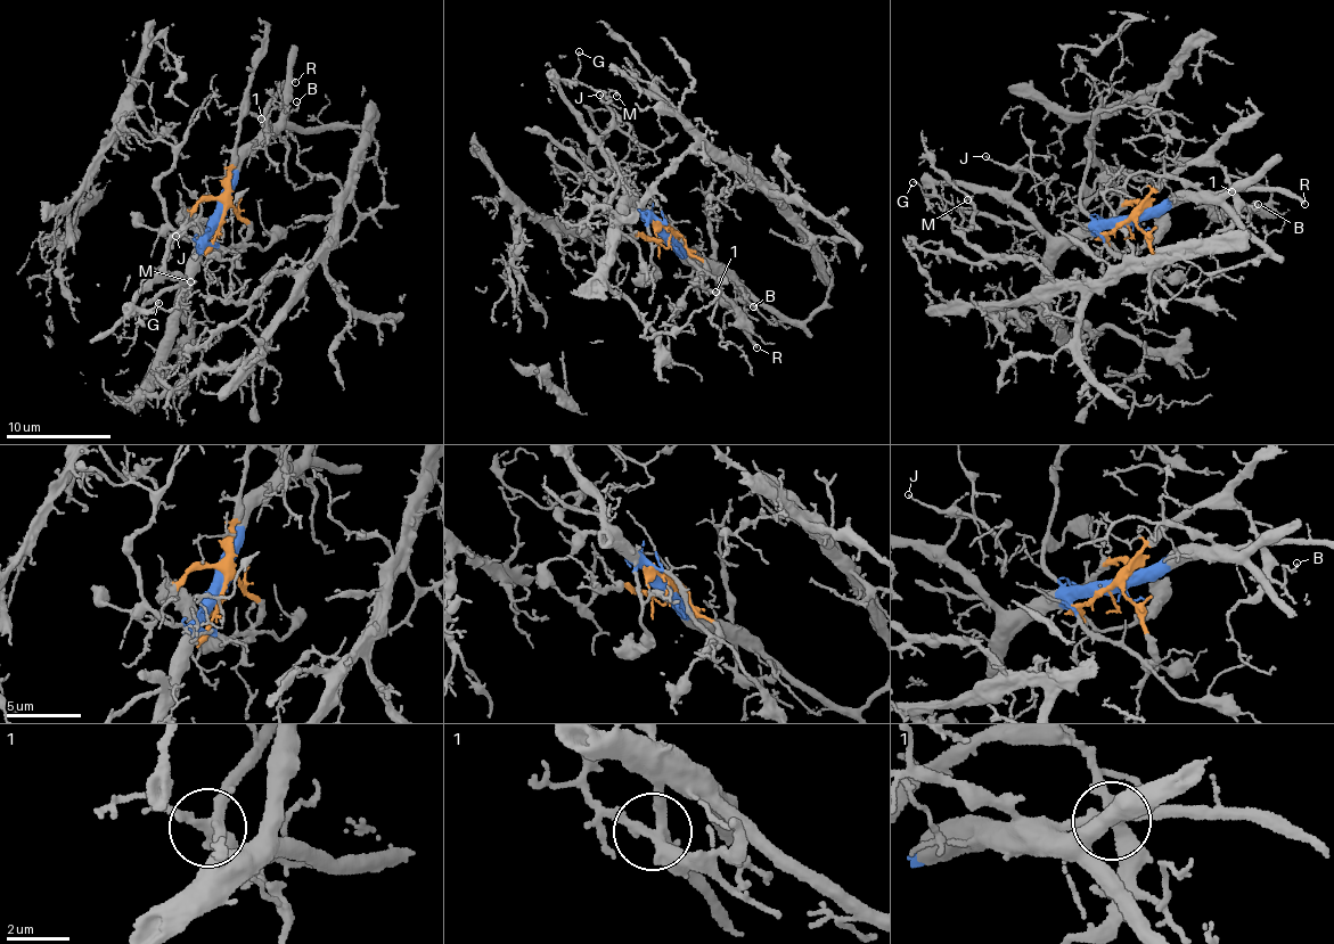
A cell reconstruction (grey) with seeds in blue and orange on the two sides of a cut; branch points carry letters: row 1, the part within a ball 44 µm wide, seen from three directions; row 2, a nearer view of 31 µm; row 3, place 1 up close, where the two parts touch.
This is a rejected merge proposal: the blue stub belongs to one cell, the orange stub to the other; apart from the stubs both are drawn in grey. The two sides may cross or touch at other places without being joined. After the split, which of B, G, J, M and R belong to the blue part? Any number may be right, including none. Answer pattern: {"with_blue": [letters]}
{"with_blue": ["G", "J", "M", "R"]}

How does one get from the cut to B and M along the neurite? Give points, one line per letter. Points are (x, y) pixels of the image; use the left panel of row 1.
B: (222, 212), (227, 170), (243, 117), (242, 108), (278, 130), (286, 126), (297, 101)
M: (222, 212), (191, 277), (183, 285), (168, 277), (152, 282), (133, 306), (172, 311), (190, 282)

